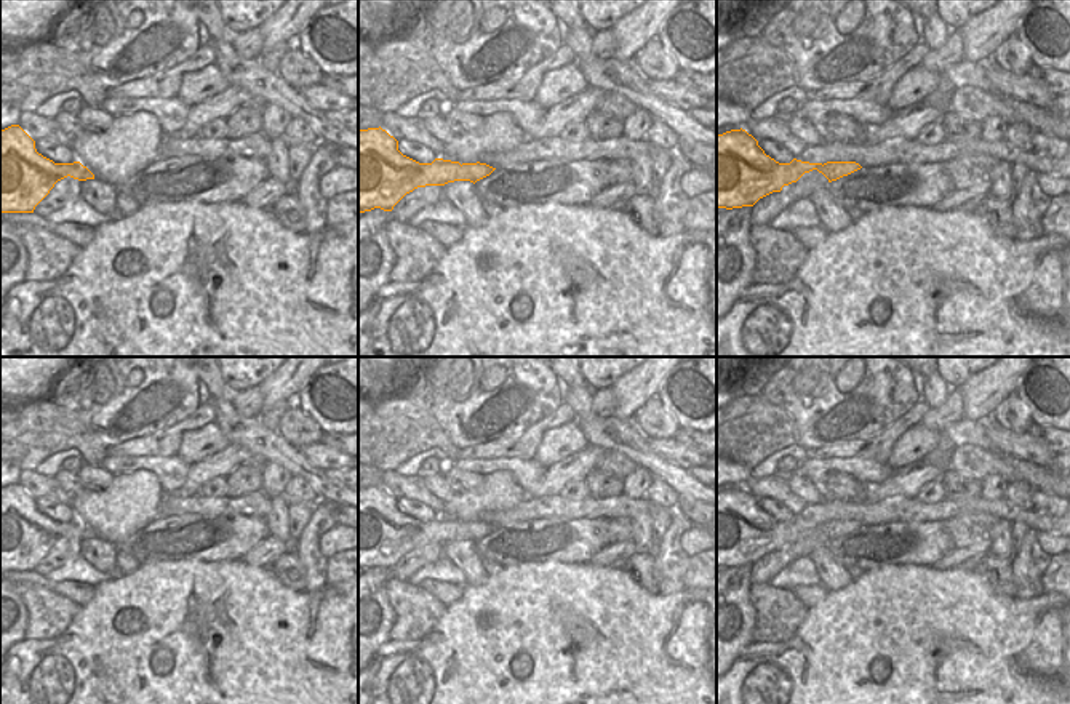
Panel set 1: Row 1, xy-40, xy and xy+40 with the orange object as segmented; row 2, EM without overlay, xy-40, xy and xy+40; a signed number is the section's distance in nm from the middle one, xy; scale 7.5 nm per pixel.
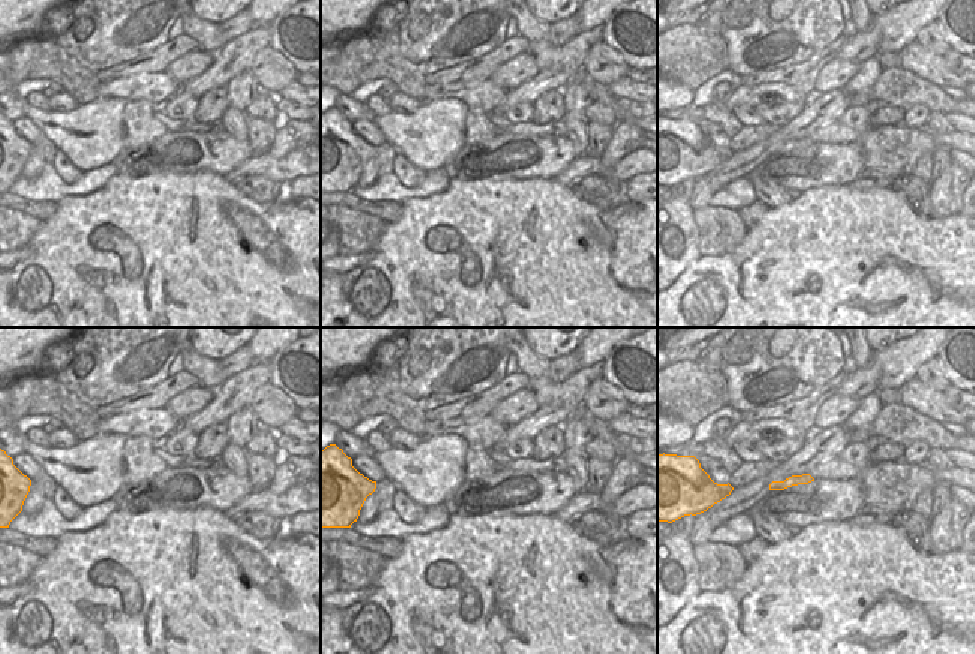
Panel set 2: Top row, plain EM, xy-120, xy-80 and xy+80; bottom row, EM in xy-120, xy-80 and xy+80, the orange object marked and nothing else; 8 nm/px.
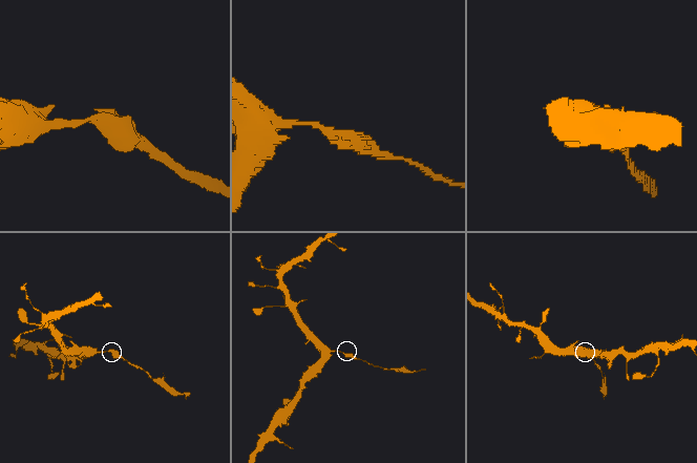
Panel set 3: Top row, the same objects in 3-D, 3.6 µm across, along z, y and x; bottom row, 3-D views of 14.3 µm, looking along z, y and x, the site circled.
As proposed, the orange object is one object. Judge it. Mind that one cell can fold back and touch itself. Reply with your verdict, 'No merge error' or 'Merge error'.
Merge error

